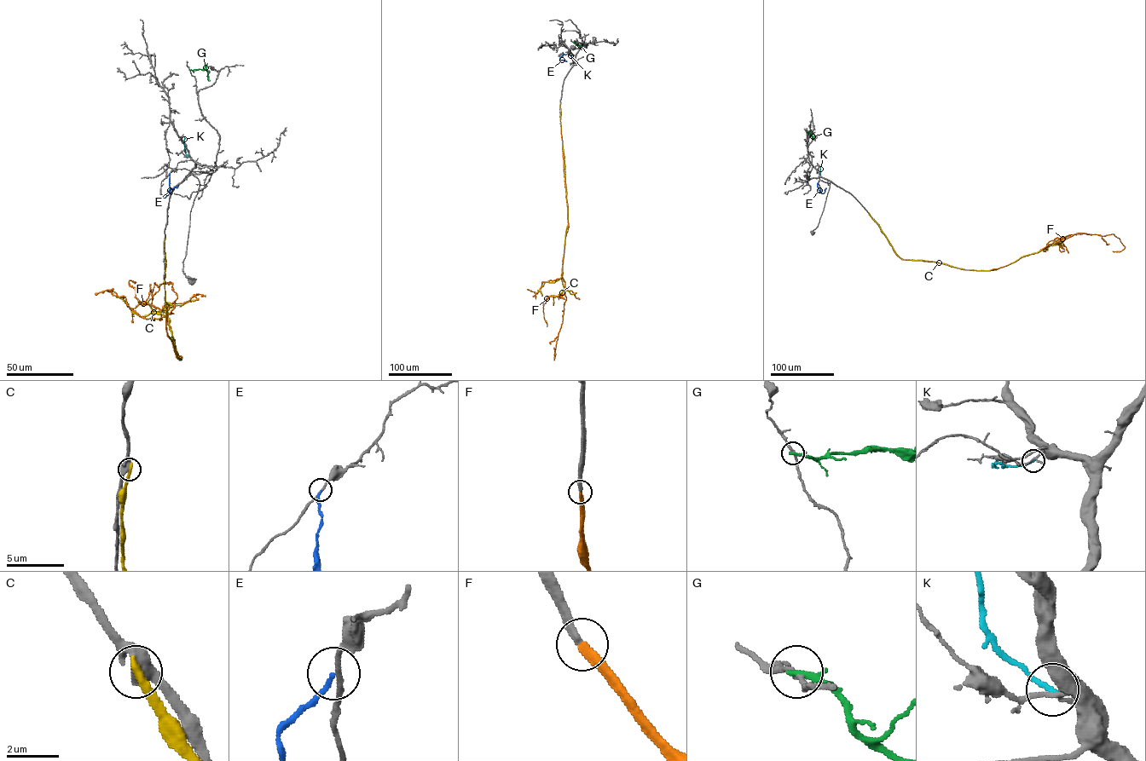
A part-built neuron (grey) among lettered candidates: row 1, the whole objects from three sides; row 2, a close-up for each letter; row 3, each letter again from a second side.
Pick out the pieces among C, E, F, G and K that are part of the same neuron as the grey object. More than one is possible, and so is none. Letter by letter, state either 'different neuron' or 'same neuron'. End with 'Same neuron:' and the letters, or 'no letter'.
C: different neuron
E: different neuron
F: same neuron
G: different neuron
K: different neuron
Same neuron: F

